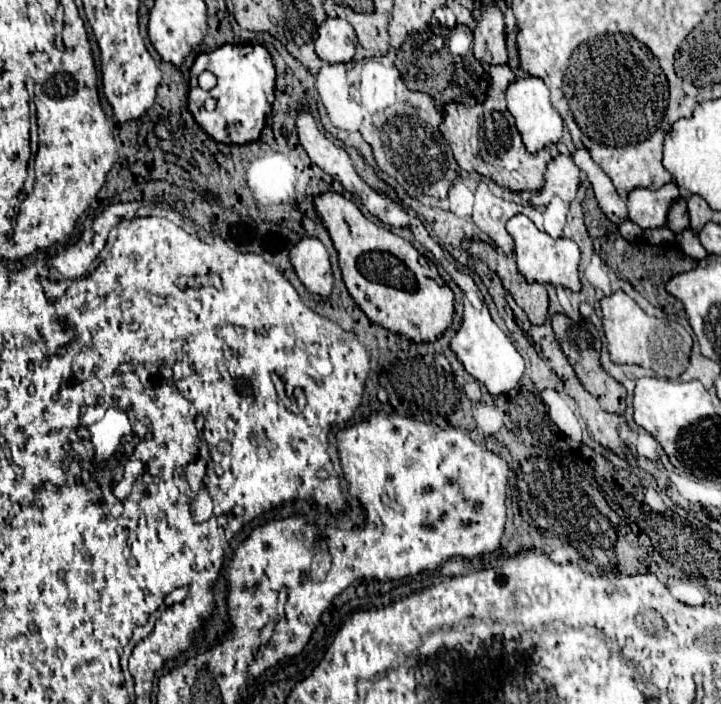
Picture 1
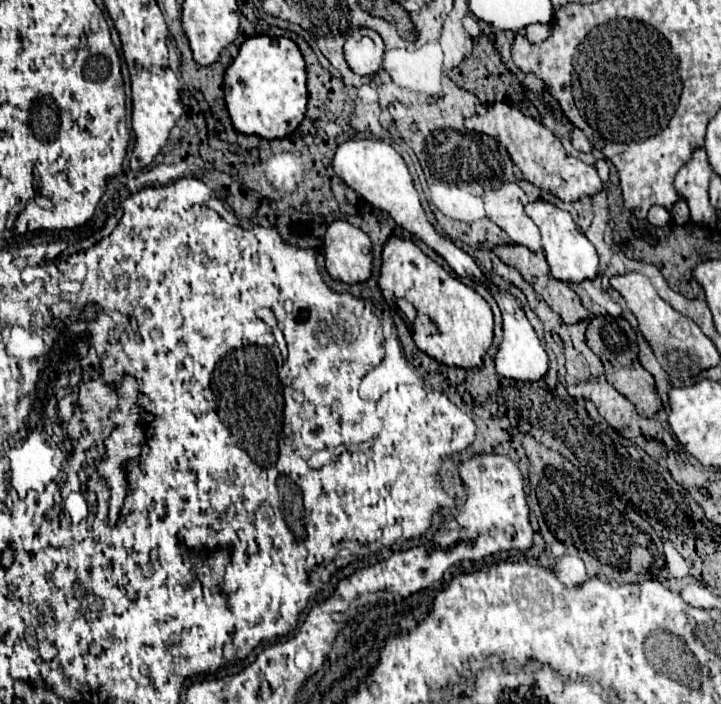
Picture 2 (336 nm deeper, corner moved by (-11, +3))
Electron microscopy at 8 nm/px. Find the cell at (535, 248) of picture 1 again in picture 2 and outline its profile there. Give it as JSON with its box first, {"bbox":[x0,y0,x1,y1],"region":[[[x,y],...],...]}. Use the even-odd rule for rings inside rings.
{"bbox":[526,199,598,283],"region":[[[538,199],[526,205],[526,213],[542,233],[542,247],[546,251],[546,261],[550,265],[550,273],[554,279],[560,279],[564,283],[580,283],[584,279],[596,279],[598,253],[594,245],[586,239],[586,235],[580,231],[580,227],[574,223],[568,211],[562,211],[556,205]]]}

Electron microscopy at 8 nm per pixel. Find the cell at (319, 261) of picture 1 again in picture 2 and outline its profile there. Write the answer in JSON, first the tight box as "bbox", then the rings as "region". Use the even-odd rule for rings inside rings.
{"bbox":[324,221,372,283],"region":[[[334,221],[324,237],[326,269],[344,283],[368,281],[372,273],[372,241],[348,221]]]}

